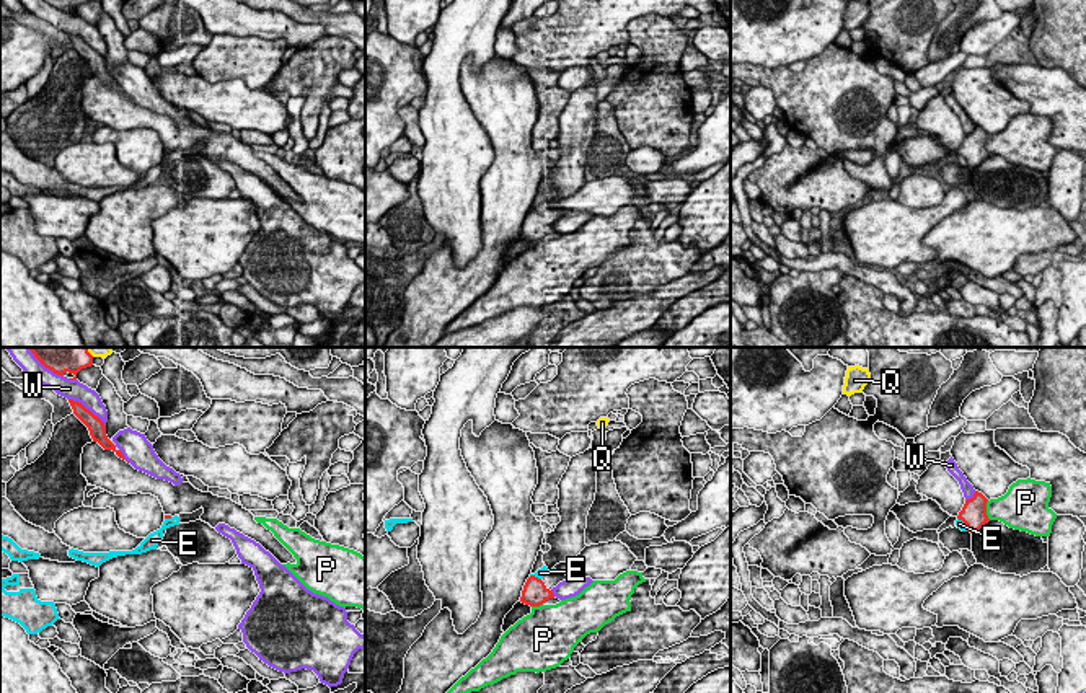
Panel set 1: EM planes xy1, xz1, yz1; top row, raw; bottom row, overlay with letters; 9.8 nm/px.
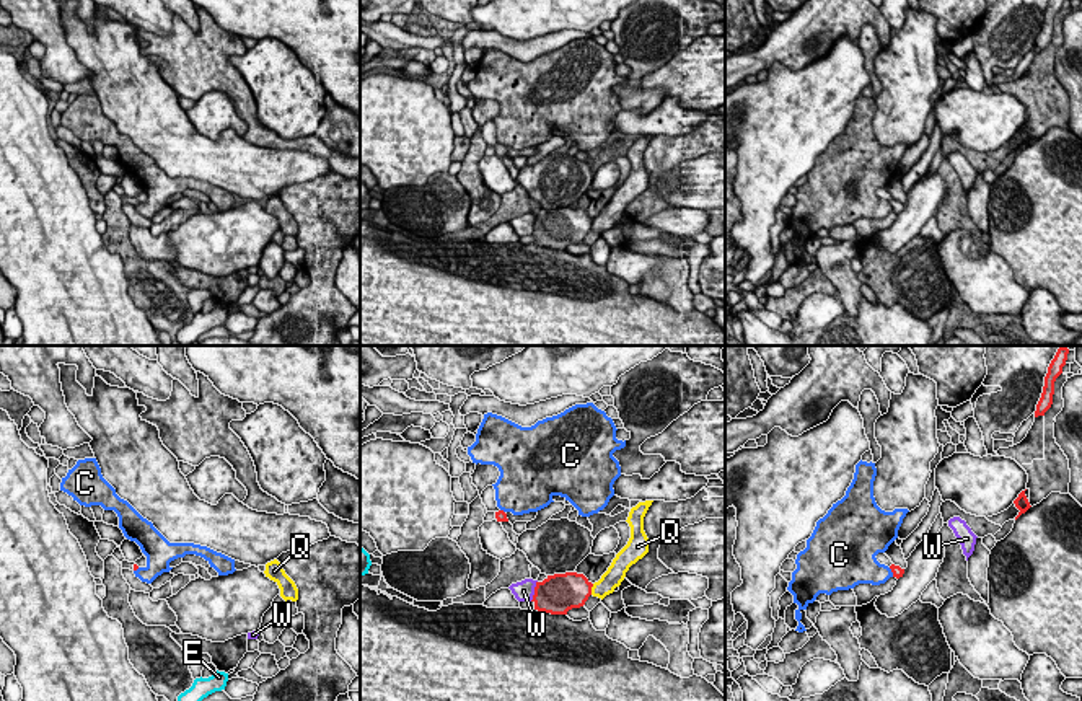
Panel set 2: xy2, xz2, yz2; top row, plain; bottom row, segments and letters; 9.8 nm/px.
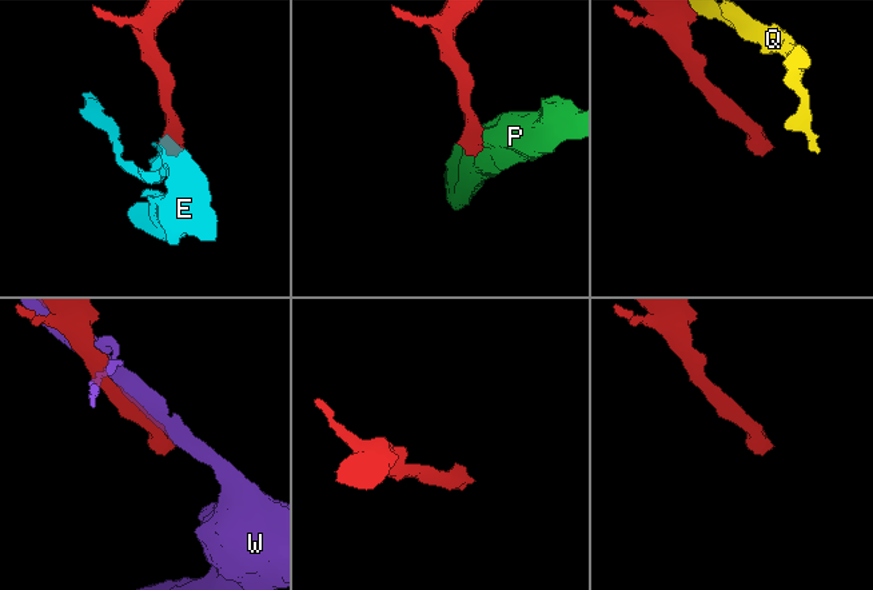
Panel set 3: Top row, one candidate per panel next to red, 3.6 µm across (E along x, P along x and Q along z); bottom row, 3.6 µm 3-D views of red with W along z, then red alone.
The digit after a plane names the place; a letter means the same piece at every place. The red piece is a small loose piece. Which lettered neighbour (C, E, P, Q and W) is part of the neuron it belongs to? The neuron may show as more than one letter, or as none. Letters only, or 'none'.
none

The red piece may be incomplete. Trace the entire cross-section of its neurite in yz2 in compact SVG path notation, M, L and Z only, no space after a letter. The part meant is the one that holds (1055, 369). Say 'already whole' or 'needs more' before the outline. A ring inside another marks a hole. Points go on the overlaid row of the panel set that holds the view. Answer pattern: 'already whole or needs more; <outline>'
already whole; M1059 347L1054 359L1051 360L1048 367L1048 373L1045 377L1043 393L1036 404L1035 417L1045 416L1045 412L1051 408L1053 395L1054 395L1054 381L1062 373L1062 367L1066 365L1067 354L1069 354L1067 347Z

